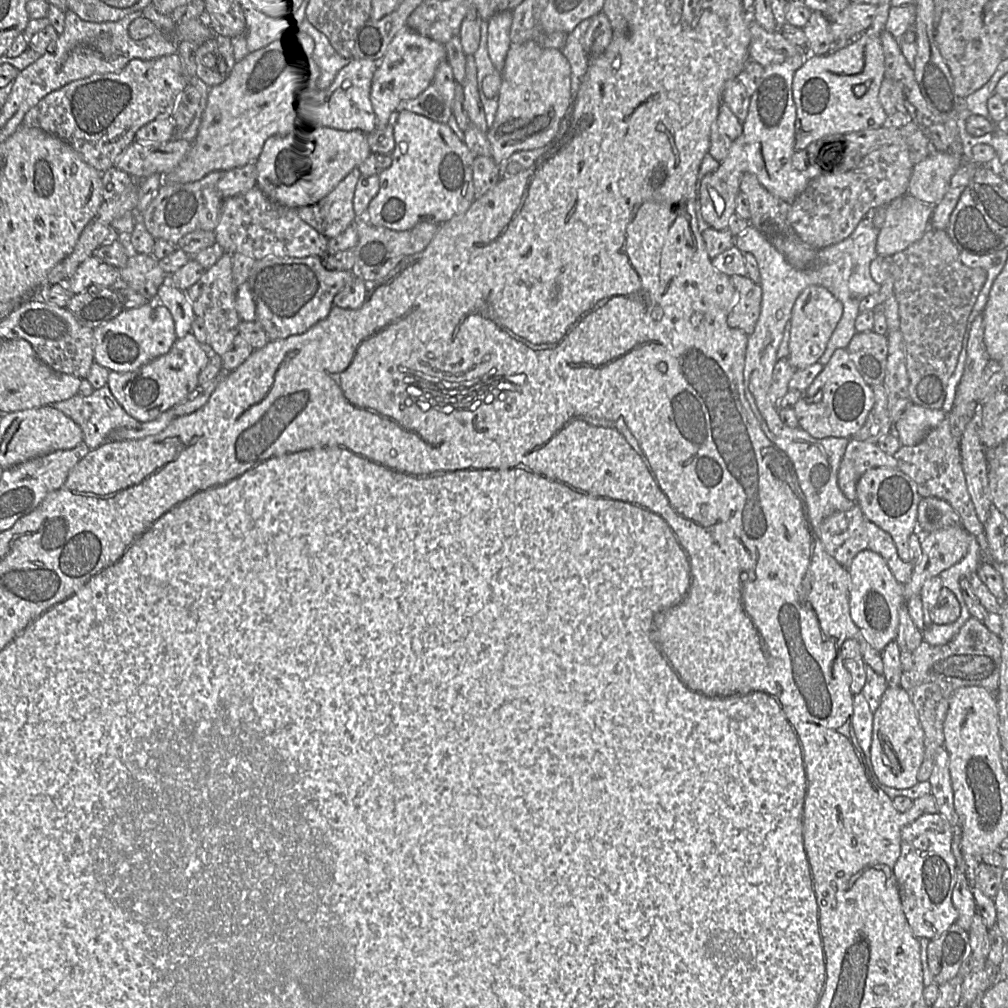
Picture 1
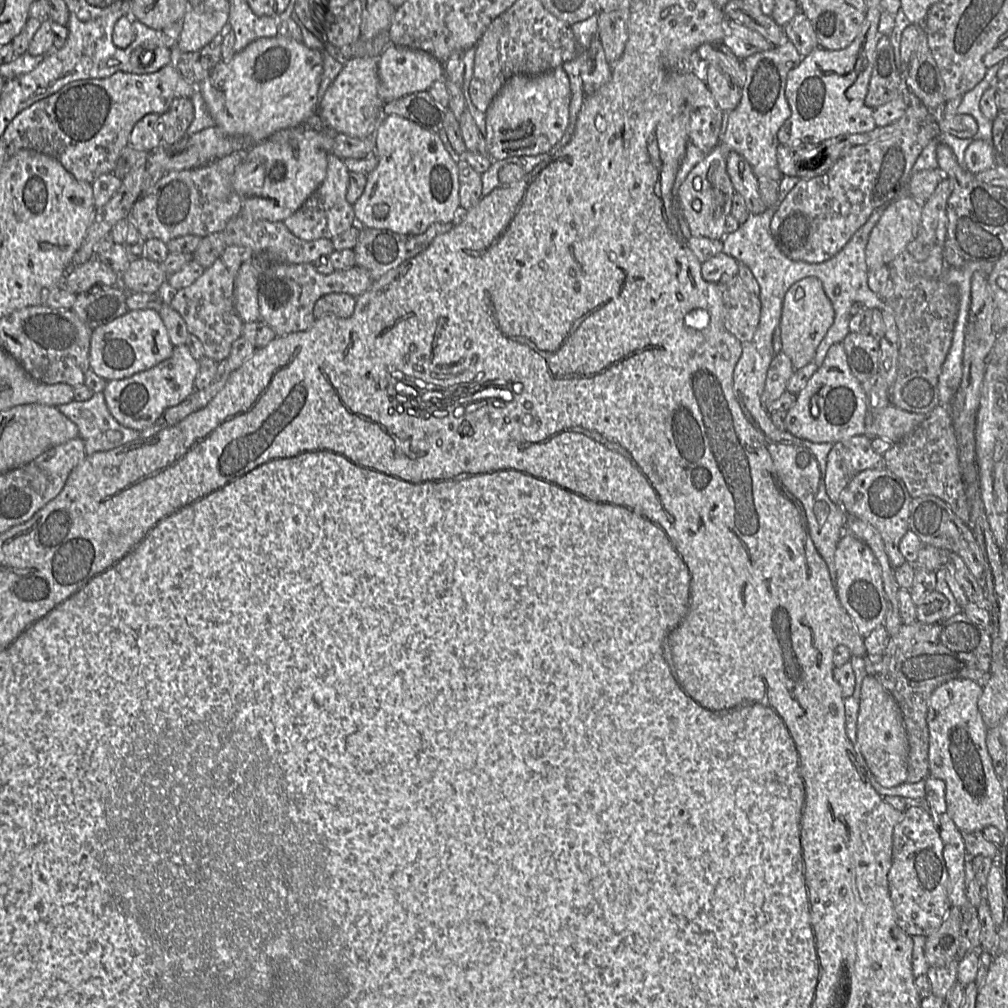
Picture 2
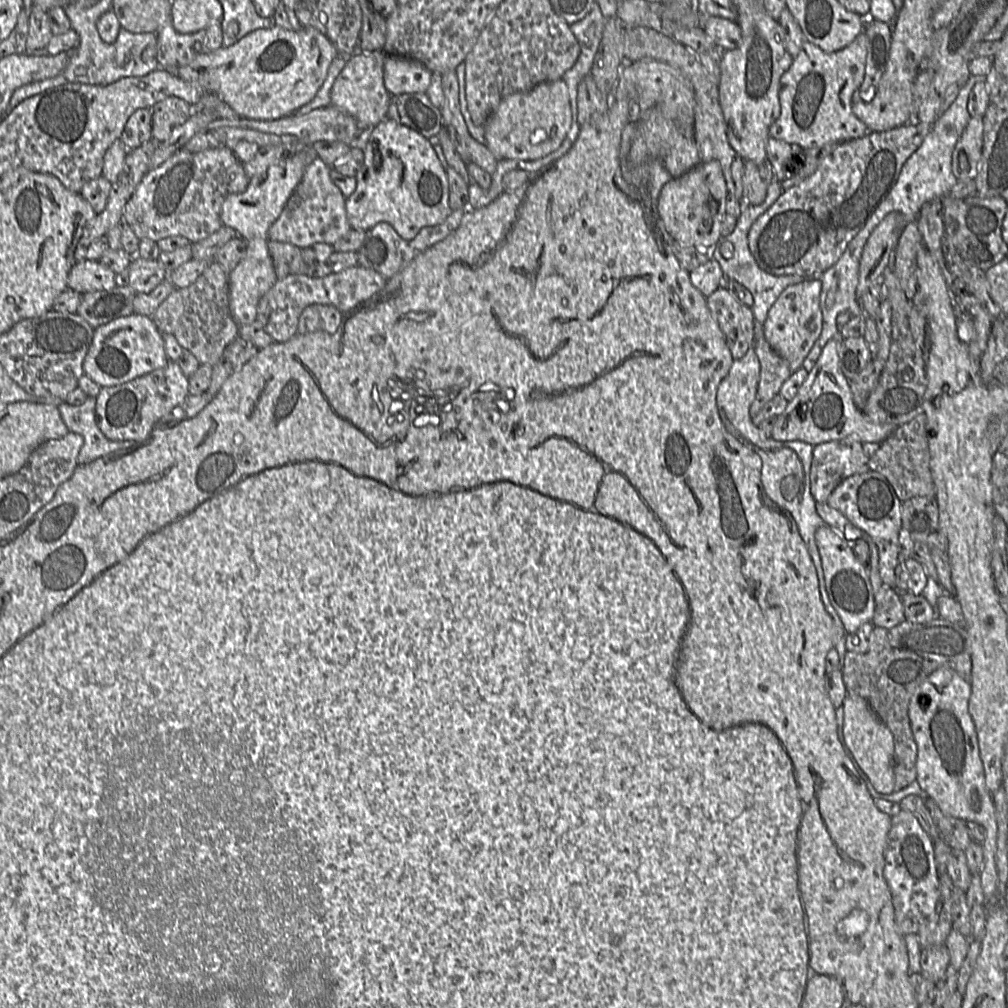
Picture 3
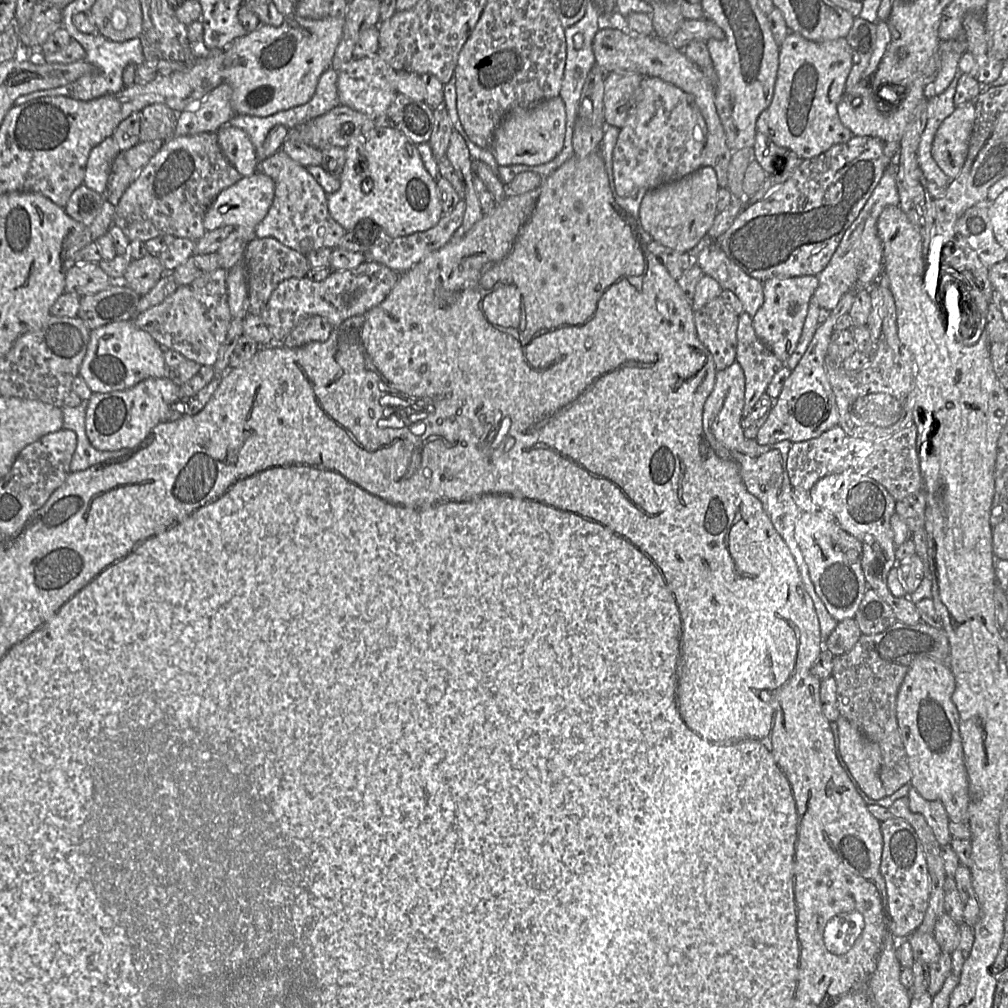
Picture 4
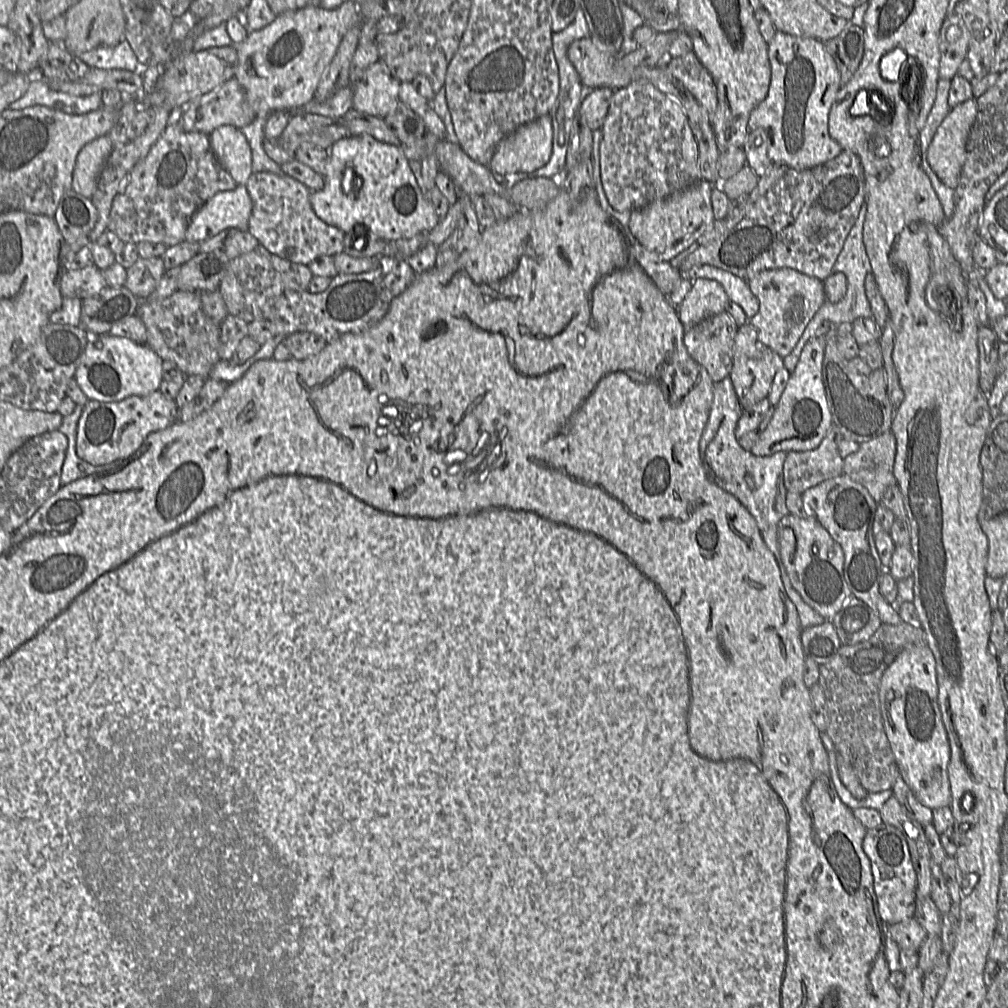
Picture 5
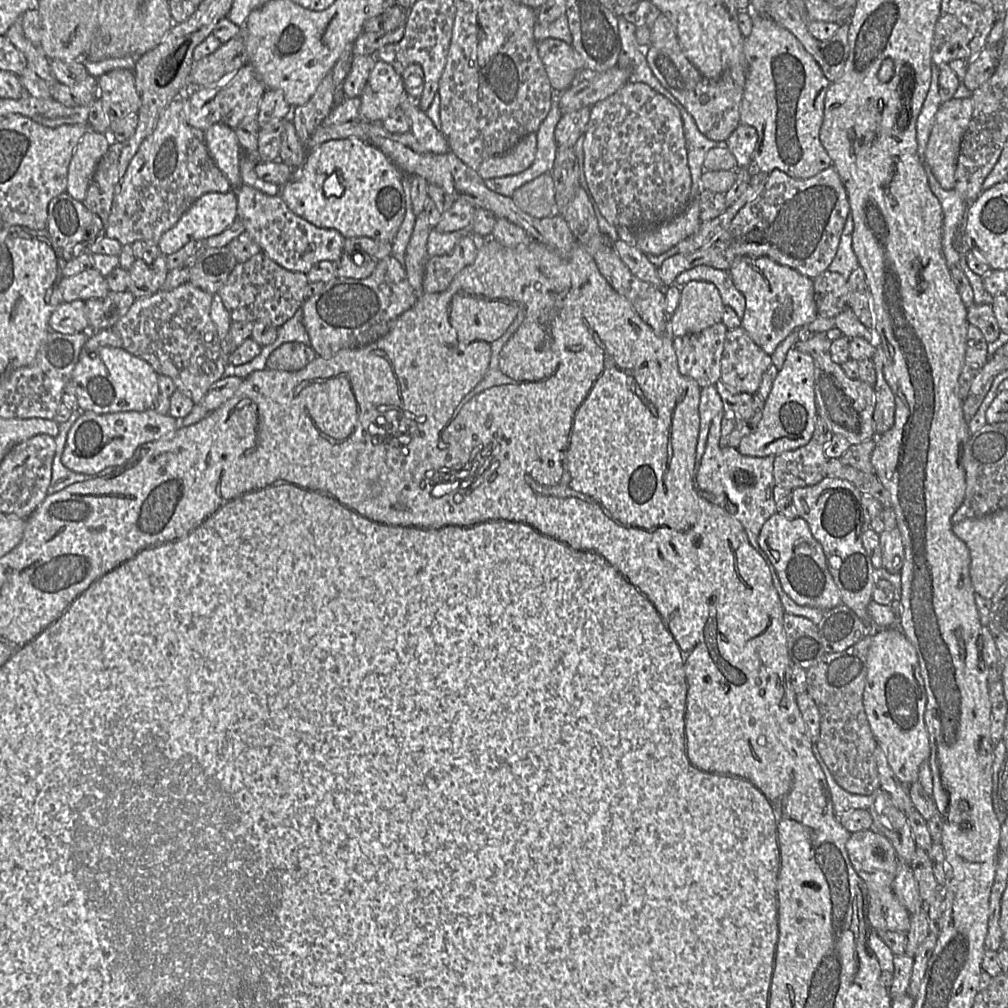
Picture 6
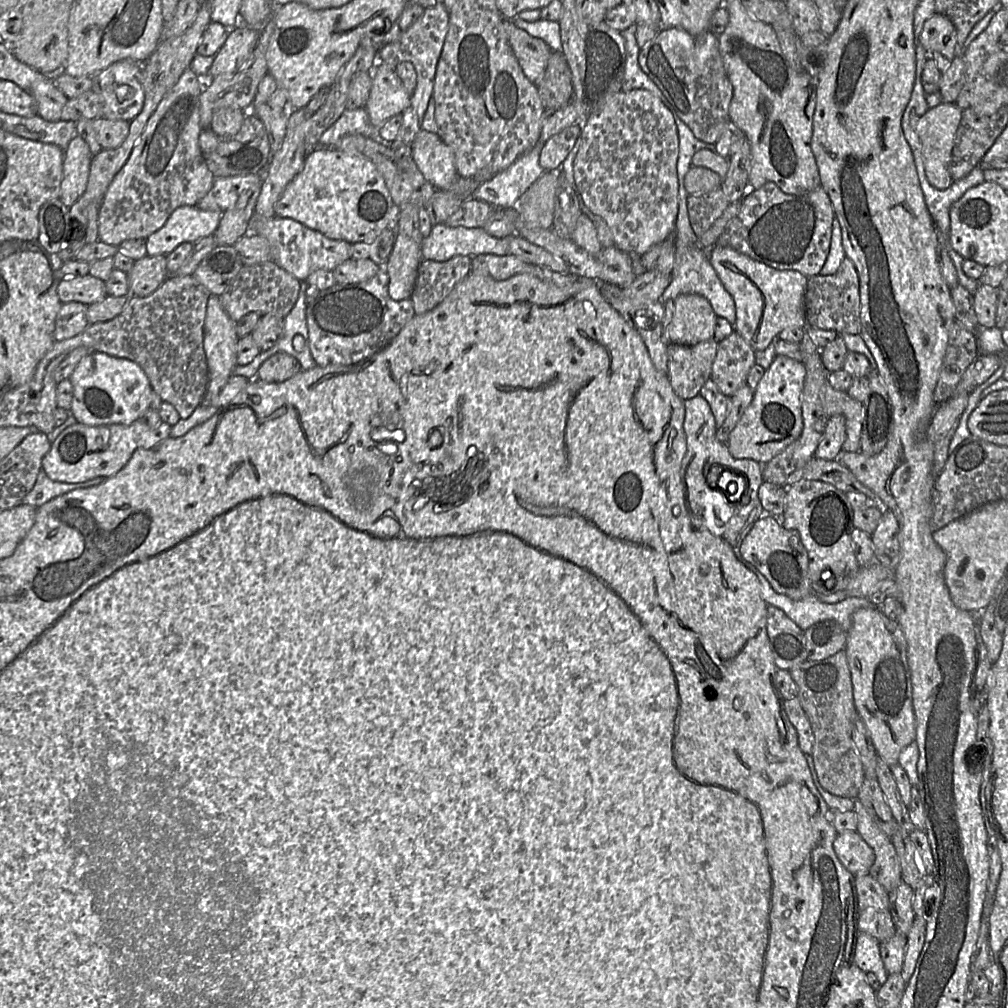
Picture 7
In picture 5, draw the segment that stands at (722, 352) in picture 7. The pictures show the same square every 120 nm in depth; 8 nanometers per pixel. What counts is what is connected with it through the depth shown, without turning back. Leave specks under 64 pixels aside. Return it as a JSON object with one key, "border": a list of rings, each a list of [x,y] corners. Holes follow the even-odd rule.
{"border":[[[747,321],[738,328],[729,378],[742,409],[751,408],[767,398],[776,372],[783,367],[783,358],[760,341],[755,327]]]}

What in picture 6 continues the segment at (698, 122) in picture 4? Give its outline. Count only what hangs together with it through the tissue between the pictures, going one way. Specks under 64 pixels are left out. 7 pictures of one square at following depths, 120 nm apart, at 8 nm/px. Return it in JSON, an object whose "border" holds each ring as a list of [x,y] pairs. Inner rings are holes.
{"border":[[[628,82],[615,93],[591,107],[589,122],[584,133],[582,150],[582,174],[588,188],[589,198],[594,200],[600,213],[614,227],[640,230],[660,225],[680,214],[690,201],[692,179],[688,166],[686,139],[681,114],[668,99],[645,83]]]}

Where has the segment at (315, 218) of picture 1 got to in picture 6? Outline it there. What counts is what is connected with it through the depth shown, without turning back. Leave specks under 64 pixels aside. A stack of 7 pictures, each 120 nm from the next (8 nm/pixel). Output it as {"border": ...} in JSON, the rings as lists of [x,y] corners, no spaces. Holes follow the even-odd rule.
{"border":[[[240,185],[236,189],[237,217],[245,231],[272,261],[293,272],[307,273],[322,260],[334,262],[343,252],[344,237],[335,229],[318,228],[297,216],[286,206],[279,194],[269,196],[260,190]]]}

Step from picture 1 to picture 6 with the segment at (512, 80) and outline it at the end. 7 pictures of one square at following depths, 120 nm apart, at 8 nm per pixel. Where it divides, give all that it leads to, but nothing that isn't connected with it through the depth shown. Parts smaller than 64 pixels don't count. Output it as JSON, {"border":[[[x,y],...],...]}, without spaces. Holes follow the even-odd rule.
{"border":[[[532,133],[507,153],[488,158],[476,170],[484,180],[521,173],[532,165],[536,149],[537,137]]]}

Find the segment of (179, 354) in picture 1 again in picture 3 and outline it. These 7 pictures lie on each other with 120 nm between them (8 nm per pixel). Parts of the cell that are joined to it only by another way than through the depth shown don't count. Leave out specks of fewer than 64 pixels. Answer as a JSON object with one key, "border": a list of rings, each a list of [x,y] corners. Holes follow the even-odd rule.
{"border":[[[175,361],[161,369],[121,385],[102,387],[96,398],[97,423],[102,433],[112,441],[144,441],[154,425],[174,407],[182,405],[189,395],[189,378]]]}

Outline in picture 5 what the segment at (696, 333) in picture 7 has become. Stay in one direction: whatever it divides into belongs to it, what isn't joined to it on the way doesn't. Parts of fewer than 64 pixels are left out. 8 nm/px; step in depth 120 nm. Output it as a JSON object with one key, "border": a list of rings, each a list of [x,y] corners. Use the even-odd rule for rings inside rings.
{"border":[[[693,280],[690,292],[677,308],[684,329],[687,331],[703,319],[726,311],[728,300],[724,288],[716,280]]]}

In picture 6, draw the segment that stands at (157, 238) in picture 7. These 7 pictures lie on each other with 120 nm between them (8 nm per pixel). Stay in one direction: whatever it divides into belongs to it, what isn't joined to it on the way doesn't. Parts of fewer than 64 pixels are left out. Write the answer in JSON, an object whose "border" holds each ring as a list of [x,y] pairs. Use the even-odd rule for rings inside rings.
{"border":[[[236,190],[203,195],[188,208],[171,229],[161,236],[157,243],[160,253],[163,256],[168,256],[189,242],[203,243],[207,238],[220,234],[231,226],[237,218],[237,205]]]}

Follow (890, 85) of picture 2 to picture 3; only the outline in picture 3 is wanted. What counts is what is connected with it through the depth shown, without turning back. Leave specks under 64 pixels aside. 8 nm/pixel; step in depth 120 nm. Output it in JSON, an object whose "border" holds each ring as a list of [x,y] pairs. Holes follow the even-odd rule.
{"border":[[[865,19],[863,32],[868,38],[864,80],[853,93],[856,104],[872,101],[885,72],[891,46],[891,25],[877,20]]]}

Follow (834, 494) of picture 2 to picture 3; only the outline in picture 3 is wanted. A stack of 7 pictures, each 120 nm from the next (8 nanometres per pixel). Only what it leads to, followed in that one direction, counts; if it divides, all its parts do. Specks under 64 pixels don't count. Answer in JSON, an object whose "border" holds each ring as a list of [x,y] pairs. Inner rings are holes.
{"border":[[[853,437],[814,446],[810,468],[810,491],[818,503],[826,503],[833,490],[848,477],[869,469],[862,442]]]}

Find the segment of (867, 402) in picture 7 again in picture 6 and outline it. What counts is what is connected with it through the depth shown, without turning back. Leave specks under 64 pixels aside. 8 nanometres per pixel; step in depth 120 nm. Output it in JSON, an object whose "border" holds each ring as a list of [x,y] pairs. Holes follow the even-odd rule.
{"border":[[[876,346],[875,348],[875,353],[871,357],[876,371],[873,422],[876,437],[878,437],[883,435],[893,426],[896,406],[894,394],[884,376],[884,351],[880,346]]]}

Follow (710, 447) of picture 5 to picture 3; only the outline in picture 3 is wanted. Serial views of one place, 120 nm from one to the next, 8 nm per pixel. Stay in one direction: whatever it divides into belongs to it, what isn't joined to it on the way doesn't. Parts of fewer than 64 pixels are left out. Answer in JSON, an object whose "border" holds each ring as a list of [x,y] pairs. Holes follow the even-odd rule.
{"border":[[[753,349],[740,359],[734,360],[726,377],[717,389],[716,403],[727,429],[754,450],[762,460],[761,482],[767,496],[785,509],[795,521],[800,536],[815,566],[820,593],[825,589],[821,557],[815,540],[817,529],[826,525],[816,510],[816,501],[810,491],[809,474],[814,446],[803,441],[773,440],[753,424],[749,410],[753,403],[760,378],[760,363]]]}

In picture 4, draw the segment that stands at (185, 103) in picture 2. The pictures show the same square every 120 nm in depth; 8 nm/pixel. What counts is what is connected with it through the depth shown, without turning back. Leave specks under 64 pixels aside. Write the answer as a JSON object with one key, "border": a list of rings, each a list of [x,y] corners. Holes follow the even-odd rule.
{"border":[[[152,104],[141,111],[140,141],[168,140],[174,136],[176,111],[164,104]]]}

